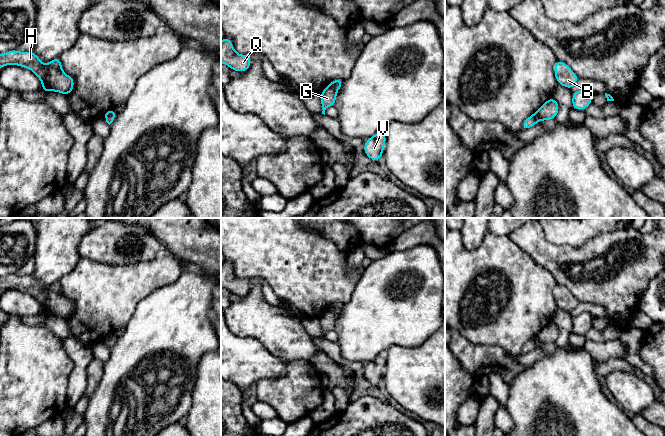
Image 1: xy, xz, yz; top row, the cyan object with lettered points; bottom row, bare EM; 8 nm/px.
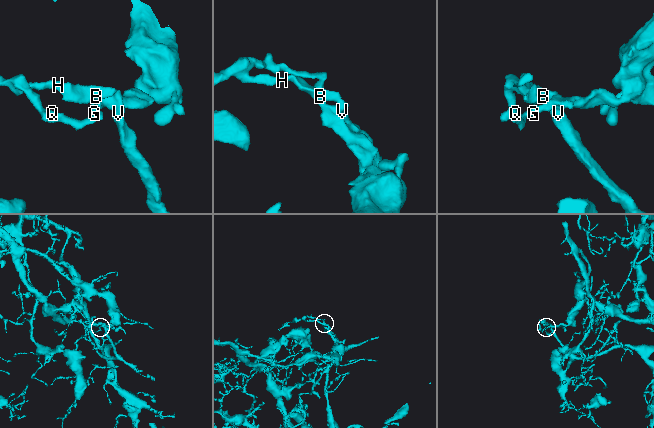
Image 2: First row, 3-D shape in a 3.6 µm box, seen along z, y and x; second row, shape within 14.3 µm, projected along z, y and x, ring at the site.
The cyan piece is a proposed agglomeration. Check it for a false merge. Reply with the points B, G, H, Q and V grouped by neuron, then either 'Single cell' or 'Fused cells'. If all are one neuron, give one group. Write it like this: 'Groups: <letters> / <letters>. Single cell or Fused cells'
Groups: B H Q V / G. Fused cells

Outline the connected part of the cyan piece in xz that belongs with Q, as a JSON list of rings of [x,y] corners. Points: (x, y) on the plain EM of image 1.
[[[225,260],[221,265],[221,287],[230,291],[231,294],[245,297],[251,290],[251,280],[238,278],[228,261]]]

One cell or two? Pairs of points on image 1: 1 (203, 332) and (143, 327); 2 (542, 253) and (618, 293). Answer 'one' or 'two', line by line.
1: one
2: one

